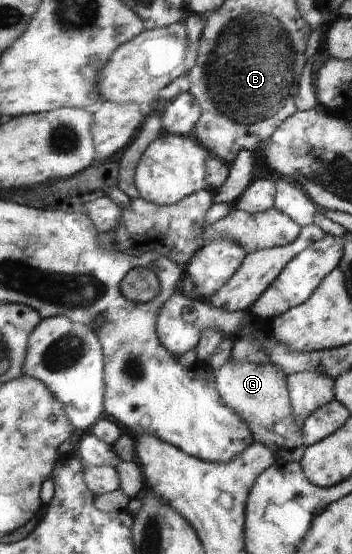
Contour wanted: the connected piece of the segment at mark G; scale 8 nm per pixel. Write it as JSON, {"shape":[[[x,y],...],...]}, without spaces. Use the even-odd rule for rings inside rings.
{"shape":[[[229,358],[214,371],[214,382],[222,402],[246,422],[253,441],[266,446],[274,453],[286,446],[289,448],[301,446],[302,426],[296,424],[294,416],[291,416],[287,375],[284,370],[271,363],[252,364]]]}

